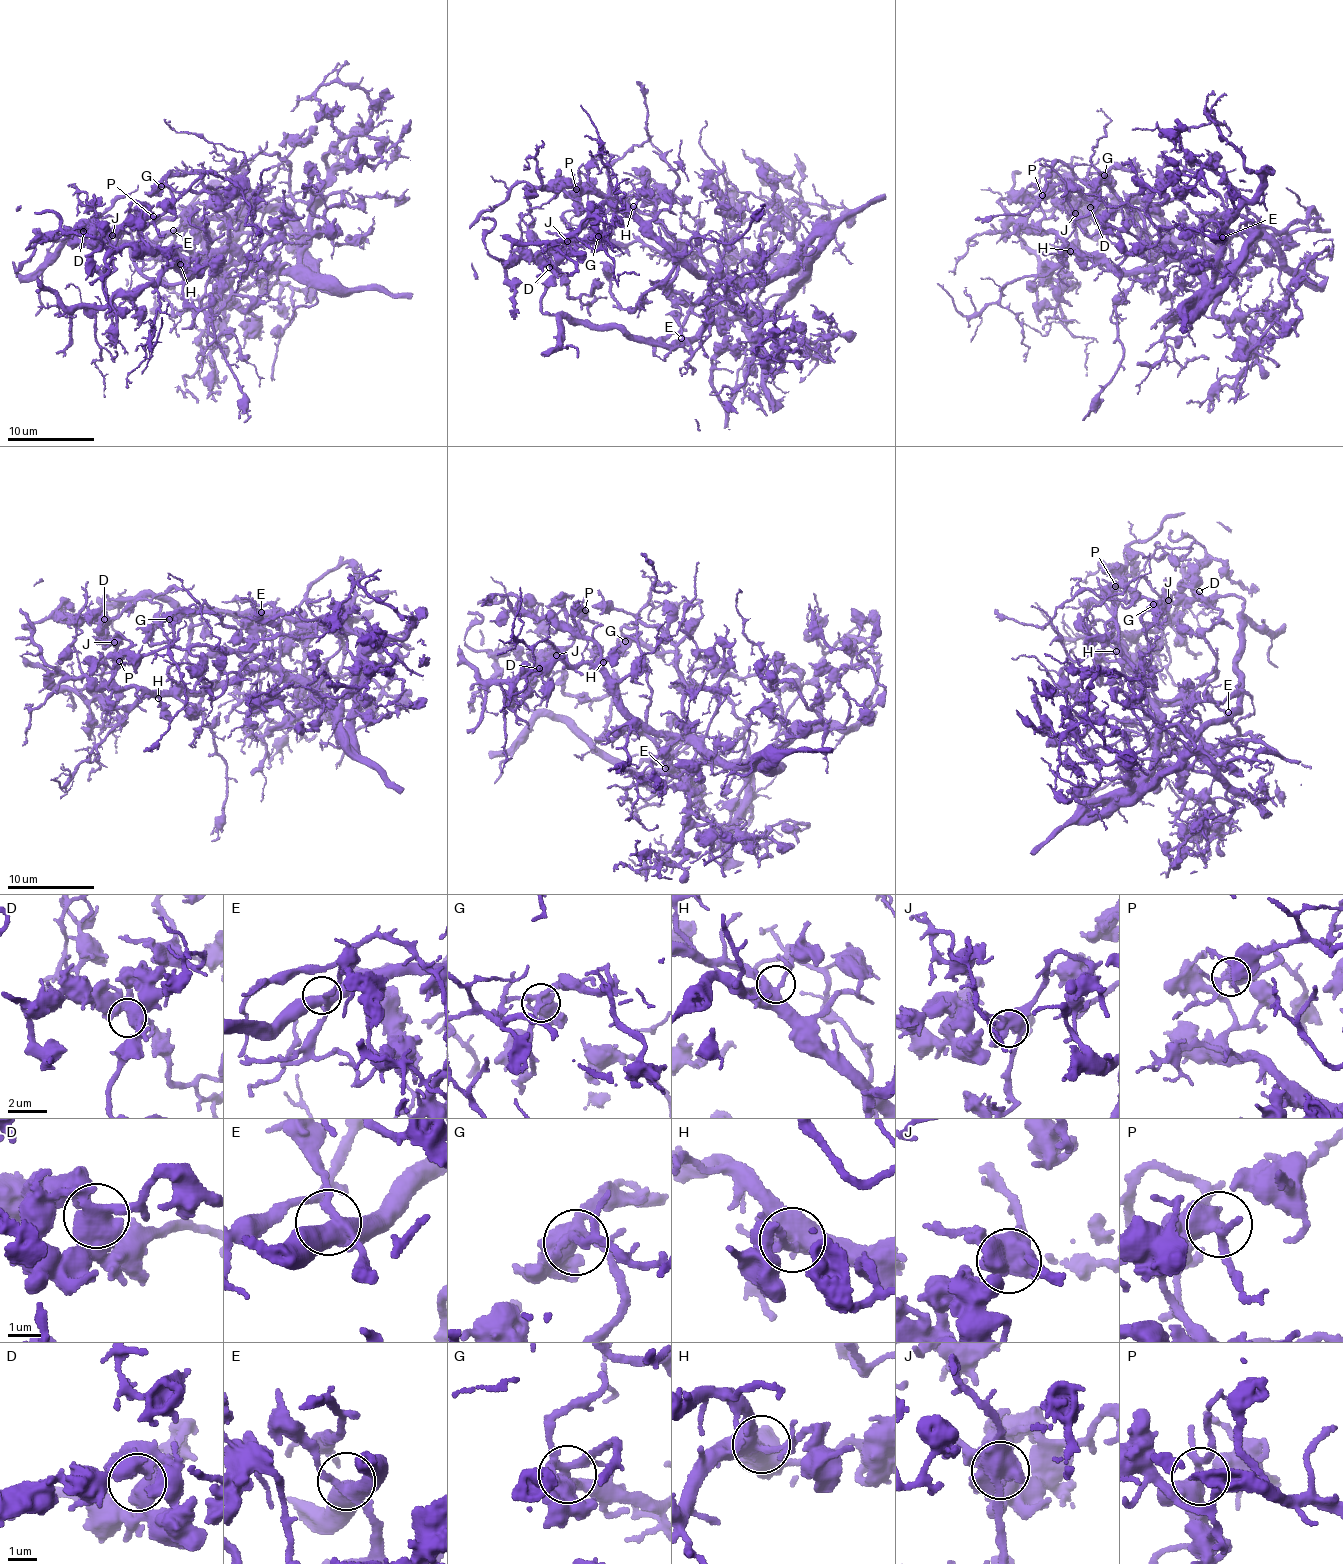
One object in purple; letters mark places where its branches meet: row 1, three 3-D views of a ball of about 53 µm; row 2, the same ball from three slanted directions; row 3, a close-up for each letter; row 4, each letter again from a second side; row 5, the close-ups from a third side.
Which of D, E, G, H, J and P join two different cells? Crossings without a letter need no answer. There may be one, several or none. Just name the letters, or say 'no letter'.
no letter

